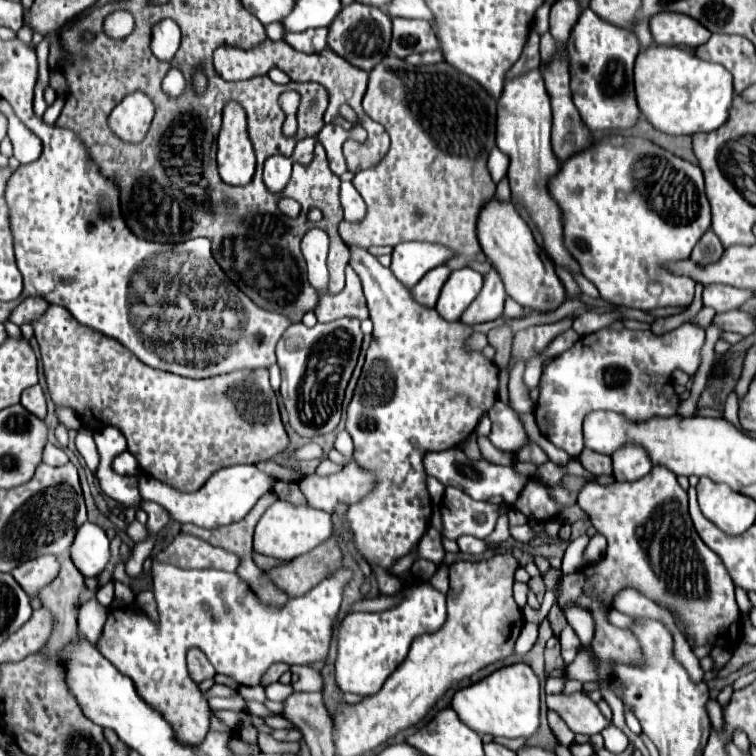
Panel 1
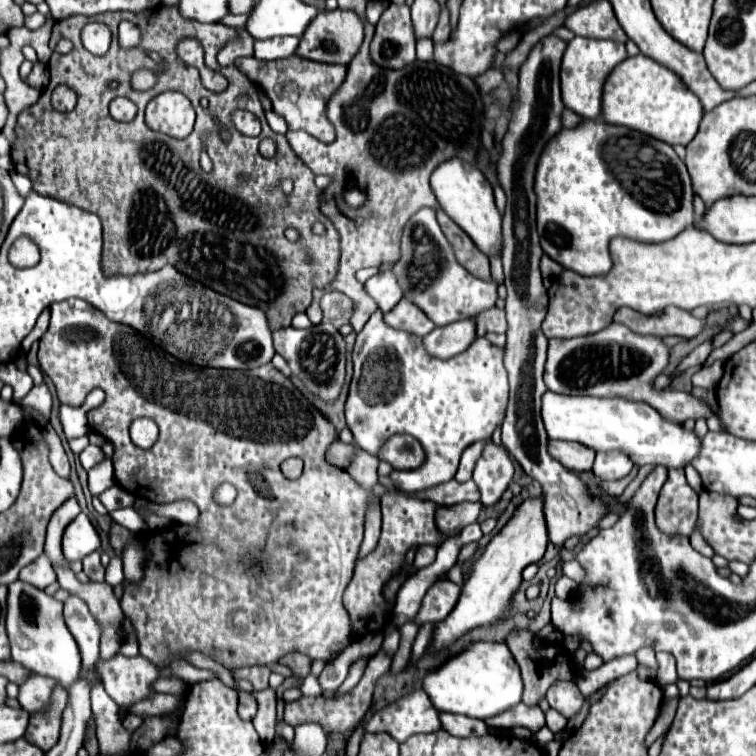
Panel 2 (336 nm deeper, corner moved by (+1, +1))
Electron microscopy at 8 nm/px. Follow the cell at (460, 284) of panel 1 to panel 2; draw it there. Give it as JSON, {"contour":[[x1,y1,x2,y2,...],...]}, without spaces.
{"contour":[[420,209,404,227,400,259,394,263,392,271,404,289,404,297,412,299,432,321,442,327,462,319,474,319,484,309,492,309,498,293,496,283,488,283,470,275,454,257,454,249,444,237,436,213,432,209]]}

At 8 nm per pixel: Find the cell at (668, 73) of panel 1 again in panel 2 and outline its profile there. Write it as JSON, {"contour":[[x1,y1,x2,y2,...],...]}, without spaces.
{"contour":[[642,53,624,59,604,83,602,117,606,123,648,133,668,145,688,145,698,131,702,115,704,111,698,97,684,87,680,77]]}

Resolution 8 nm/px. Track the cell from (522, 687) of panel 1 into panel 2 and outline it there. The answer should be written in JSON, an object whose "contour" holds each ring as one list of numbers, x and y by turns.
{"contour":[[470,643,462,653,450,657,438,669,428,671,422,687,438,711,460,713,476,719,494,717,522,701,520,669,504,643]]}

